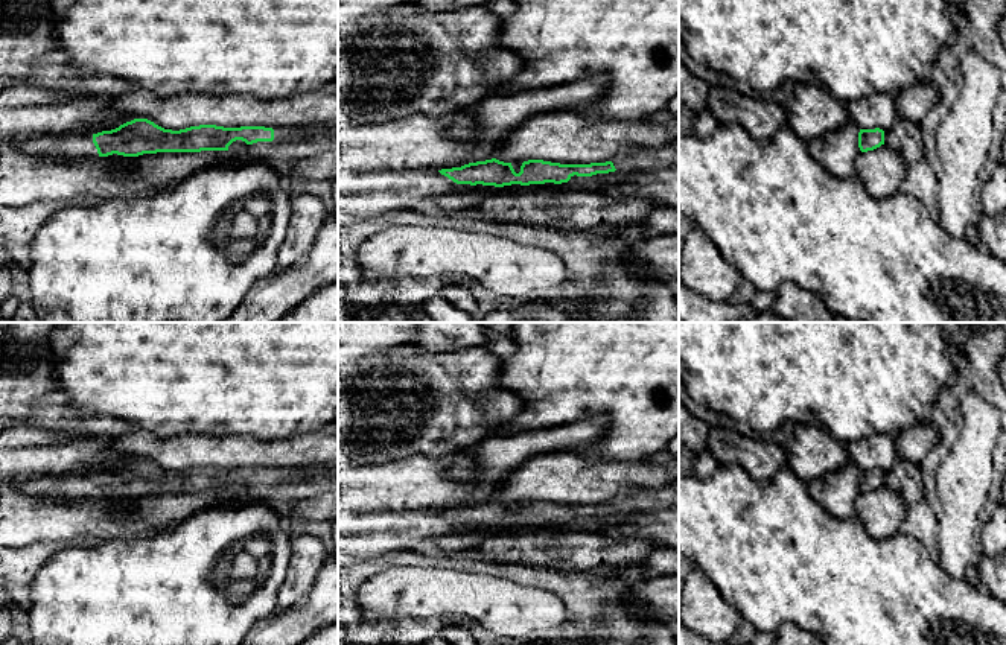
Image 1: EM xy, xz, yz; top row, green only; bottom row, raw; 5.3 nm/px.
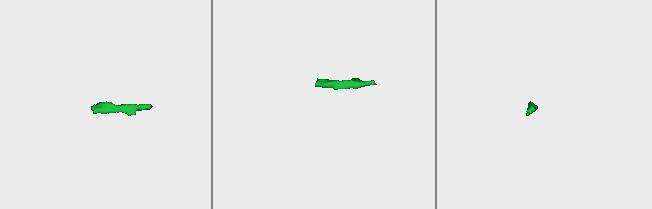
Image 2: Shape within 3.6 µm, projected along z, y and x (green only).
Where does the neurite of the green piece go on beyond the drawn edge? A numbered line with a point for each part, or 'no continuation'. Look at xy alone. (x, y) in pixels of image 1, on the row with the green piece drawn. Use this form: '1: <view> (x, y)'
1: xy (289, 143)
2: xy (73, 146)

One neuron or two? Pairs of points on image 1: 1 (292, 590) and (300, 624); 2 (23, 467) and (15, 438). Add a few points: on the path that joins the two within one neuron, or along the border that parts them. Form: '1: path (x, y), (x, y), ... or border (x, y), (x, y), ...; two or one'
1: border (317, 572), (311, 589), (302, 598), (277, 609); two
2: border (54, 441), (44, 446), (15, 448); two

